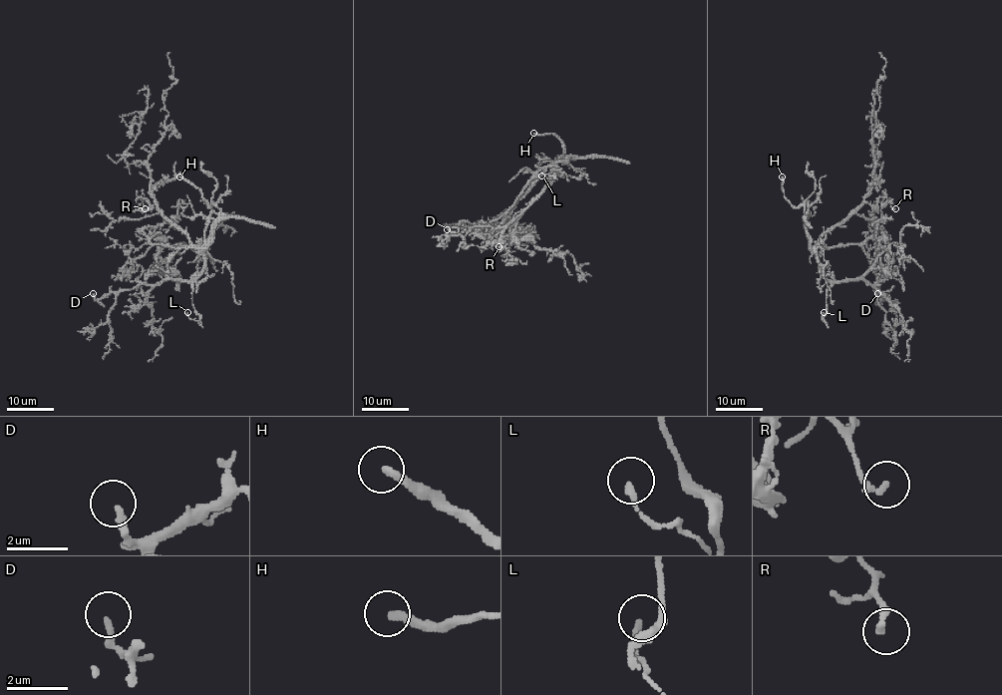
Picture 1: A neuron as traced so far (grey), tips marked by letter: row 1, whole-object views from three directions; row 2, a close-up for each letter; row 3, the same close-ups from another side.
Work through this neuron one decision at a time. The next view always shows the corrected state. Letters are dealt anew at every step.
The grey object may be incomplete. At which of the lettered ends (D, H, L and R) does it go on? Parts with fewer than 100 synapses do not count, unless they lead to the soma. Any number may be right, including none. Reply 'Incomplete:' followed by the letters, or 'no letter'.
Incomplete: H

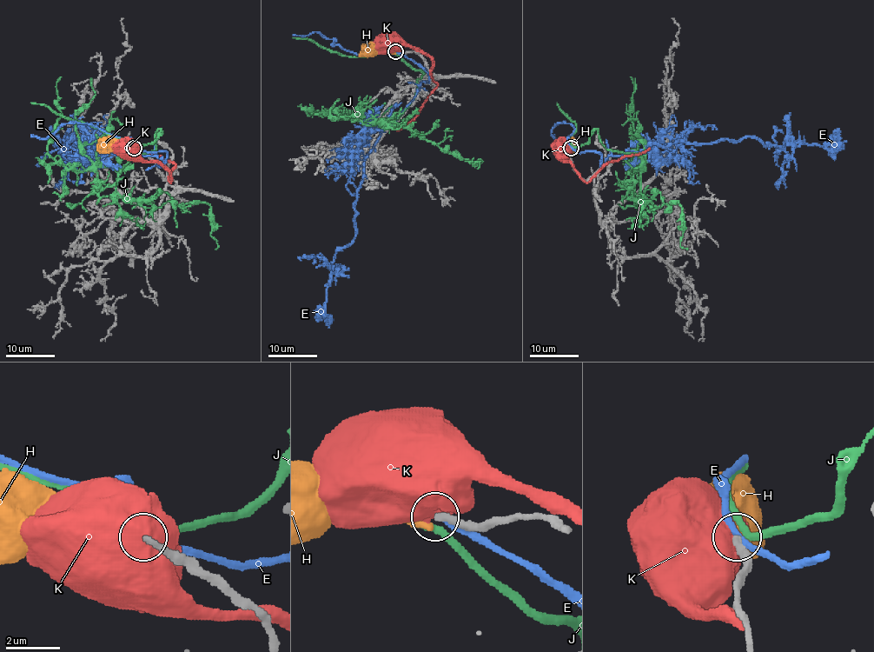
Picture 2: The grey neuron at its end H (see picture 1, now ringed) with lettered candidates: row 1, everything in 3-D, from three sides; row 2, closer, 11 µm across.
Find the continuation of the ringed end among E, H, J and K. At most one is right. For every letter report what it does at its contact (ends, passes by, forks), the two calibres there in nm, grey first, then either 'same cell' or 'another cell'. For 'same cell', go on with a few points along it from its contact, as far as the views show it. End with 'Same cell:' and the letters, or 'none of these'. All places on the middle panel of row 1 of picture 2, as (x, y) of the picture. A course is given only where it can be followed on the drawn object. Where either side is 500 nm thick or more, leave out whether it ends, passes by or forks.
E: it passes by | 400/240 nm | another cell
H: it ends | 260/280 nm | another cell
J: it passes by | 260/240 nm | another cell
K: 320/1050 nm | another cell
Same cell: none of these

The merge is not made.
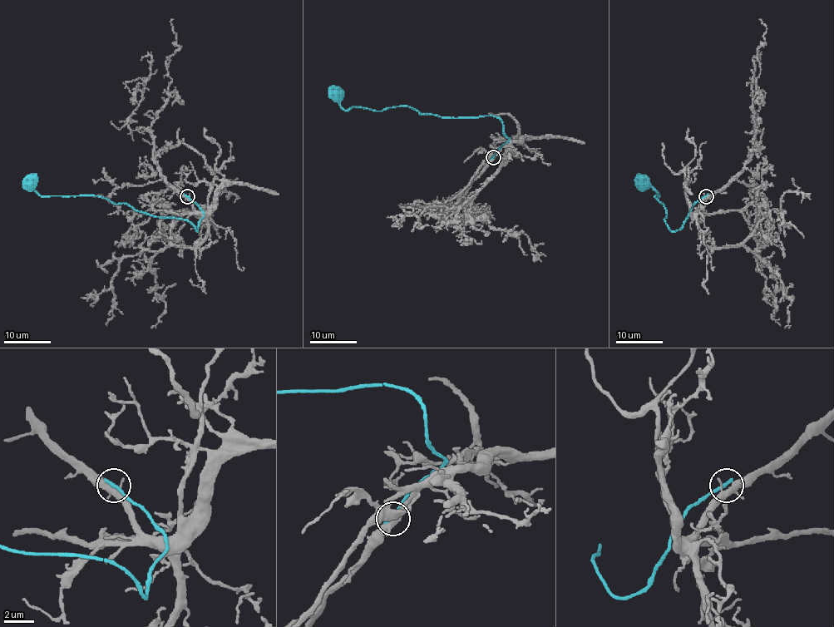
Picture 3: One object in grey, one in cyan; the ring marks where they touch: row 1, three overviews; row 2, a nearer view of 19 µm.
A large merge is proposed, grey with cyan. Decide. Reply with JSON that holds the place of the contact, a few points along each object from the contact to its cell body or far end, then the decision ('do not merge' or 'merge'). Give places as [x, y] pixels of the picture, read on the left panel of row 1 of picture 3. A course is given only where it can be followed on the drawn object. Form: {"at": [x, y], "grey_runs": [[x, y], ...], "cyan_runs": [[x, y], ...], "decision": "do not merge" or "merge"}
{"at": [187, 196], "grey_runs": [[187, 197], [192, 212], [178, 214], [146, 195], [204, 224], [222, 192], [234, 203]], "cyan_runs": [[187, 195], [204, 214], [196, 230], [186, 220], [153, 217], [101, 197], [40, 195], [29, 181]], "decision": "do not merge"}

